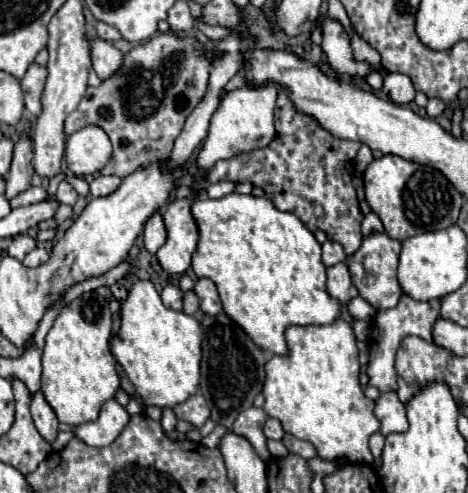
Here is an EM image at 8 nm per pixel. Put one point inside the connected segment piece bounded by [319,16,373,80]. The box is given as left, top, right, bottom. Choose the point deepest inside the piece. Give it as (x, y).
(336, 45)

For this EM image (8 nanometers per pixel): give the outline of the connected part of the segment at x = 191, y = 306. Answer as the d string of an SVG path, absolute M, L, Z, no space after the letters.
M193 290L185 292L183 294L183 312L185 314L195 314L197 310L199 310L199 298L197 298L197 294Z

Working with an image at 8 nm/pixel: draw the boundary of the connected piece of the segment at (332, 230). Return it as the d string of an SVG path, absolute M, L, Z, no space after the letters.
M283 88L279 90L279 96L277 96L275 130L277 130L275 138L265 148L257 148L257 150L251 150L251 152L241 152L241 154L233 156L233 158L219 160L207 172L207 182L211 182L211 184L215 184L219 180L251 182L253 186L263 188L265 196L279 210L295 214L311 232L323 230L329 240L339 242L343 246L345 254L351 256L353 252L357 252L357 248L361 246L361 240L363 240L363 234L361 234L363 214L361 214L359 204L357 204L357 194L355 194L355 188L351 184L351 166L347 162L351 160L351 156L357 154L357 150L359 150L361 144L331 136L331 132L327 132L325 128L321 128L321 124L313 116L307 116L307 114L299 112L293 106L293 102L289 100L289 92L283 90Z

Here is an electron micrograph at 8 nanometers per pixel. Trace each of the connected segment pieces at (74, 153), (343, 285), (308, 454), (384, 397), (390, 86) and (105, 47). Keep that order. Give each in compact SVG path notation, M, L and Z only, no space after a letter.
M81 128L67 140L65 162L67 168L83 178L87 174L99 172L111 158L111 144L109 136L101 132L101 128Z
M345 264L327 268L327 294L339 300L339 304L347 304L357 296L357 288L353 288L353 282L349 280L349 268L345 268Z
M285 434L285 436L283 436L283 444L287 446L287 450L297 452L299 456L303 456L303 458L307 458L307 460L317 456L317 450L315 450L313 444L309 444L309 442L305 442L305 440L299 440L299 438L295 438L293 434Z
M395 392L379 394L379 398L375 400L373 414L381 422L383 436L387 436L389 432L405 432L405 428L409 428L405 420L405 406Z
M389 72L383 80L383 92L389 94L389 98L395 104L409 104L415 98L415 88L409 76L399 72Z
M91 40L89 46L91 46L91 66L101 80L105 80L105 76L111 76L121 66L123 54L113 44L105 40Z

